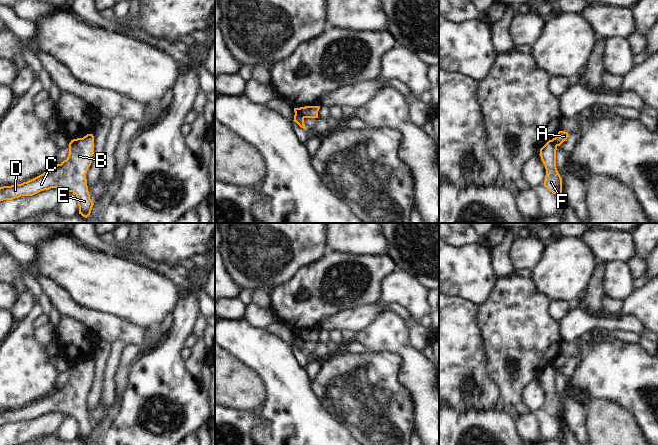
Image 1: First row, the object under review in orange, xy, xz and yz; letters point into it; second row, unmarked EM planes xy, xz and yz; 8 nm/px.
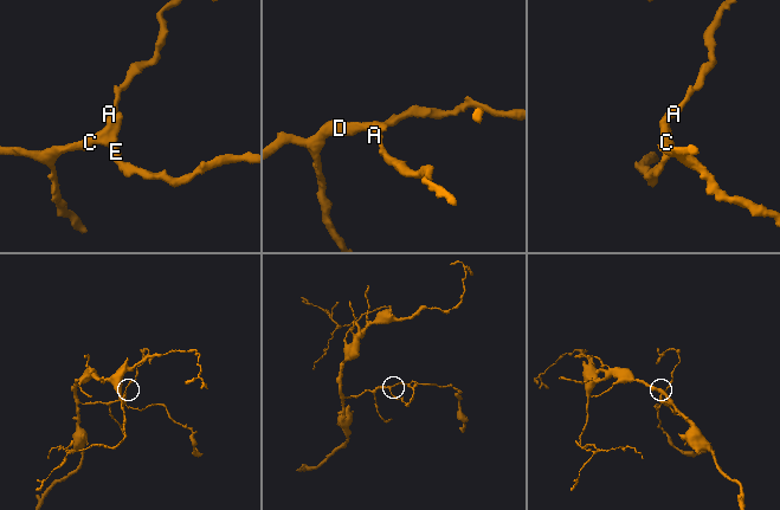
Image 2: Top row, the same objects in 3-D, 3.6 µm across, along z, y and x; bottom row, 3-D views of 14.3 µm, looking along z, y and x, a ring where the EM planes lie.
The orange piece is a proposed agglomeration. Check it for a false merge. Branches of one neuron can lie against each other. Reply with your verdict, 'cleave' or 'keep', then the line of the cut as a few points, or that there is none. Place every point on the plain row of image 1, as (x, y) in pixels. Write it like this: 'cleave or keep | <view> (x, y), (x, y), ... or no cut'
cleave | xz (295, 336), (304, 341)

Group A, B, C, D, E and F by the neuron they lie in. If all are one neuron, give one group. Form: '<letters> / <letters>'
A / B C D E F

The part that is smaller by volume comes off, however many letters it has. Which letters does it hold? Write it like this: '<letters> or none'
A

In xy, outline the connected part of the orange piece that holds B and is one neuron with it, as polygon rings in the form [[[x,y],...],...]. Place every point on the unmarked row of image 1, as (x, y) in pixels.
[[[87,358],[83,362],[71,364],[68,370],[67,383],[61,388],[56,388],[50,395],[21,408],[0,411],[0,426],[21,420],[33,420],[51,412],[59,412],[76,419],[79,438],[87,442],[94,429],[90,423],[86,403],[94,378],[94,360]]]

